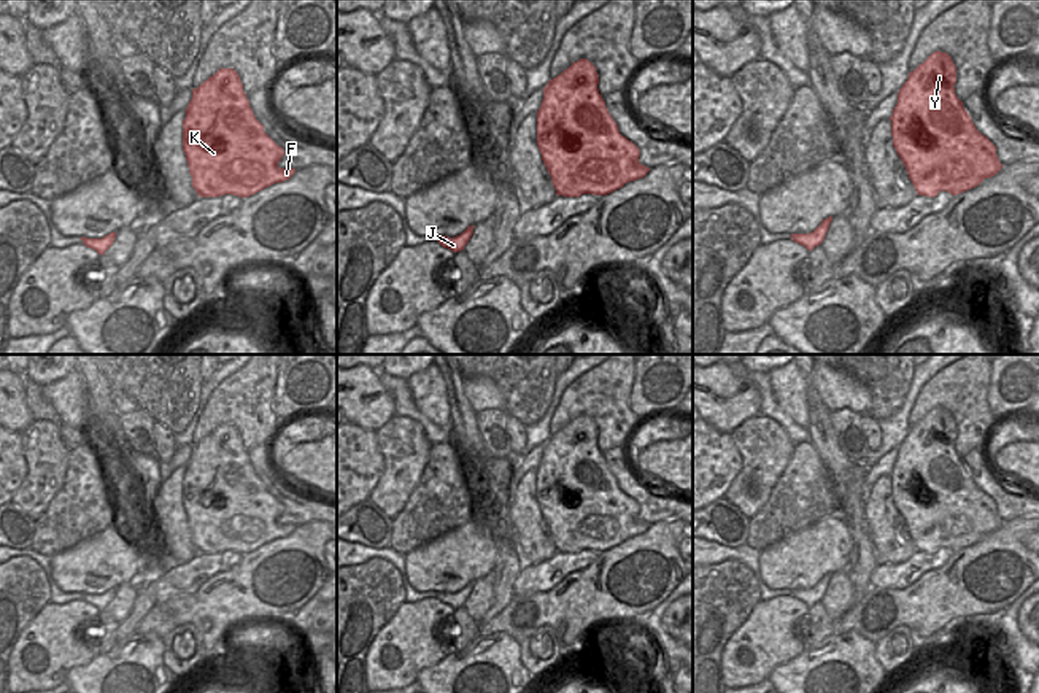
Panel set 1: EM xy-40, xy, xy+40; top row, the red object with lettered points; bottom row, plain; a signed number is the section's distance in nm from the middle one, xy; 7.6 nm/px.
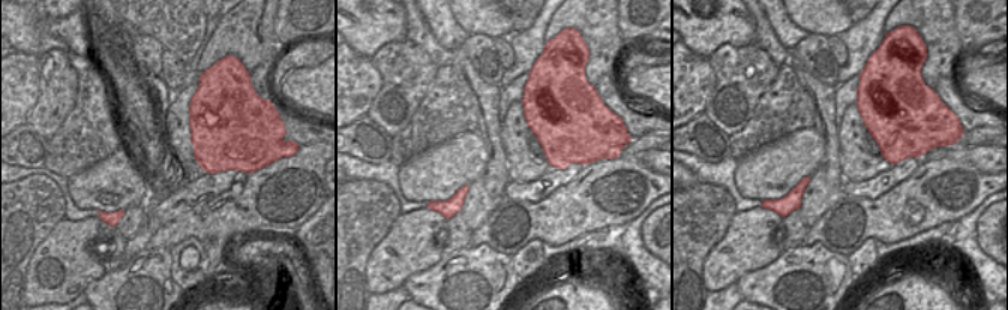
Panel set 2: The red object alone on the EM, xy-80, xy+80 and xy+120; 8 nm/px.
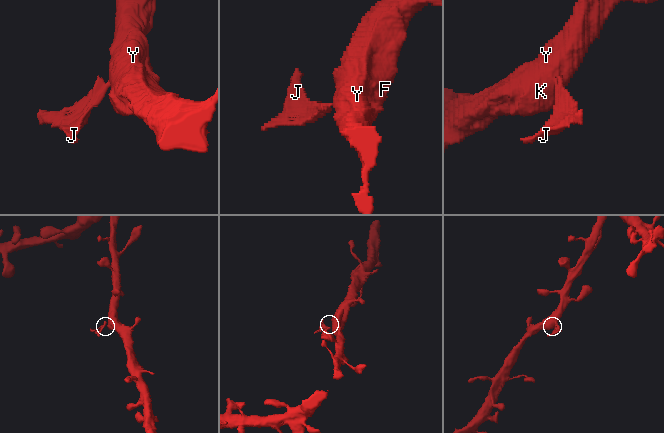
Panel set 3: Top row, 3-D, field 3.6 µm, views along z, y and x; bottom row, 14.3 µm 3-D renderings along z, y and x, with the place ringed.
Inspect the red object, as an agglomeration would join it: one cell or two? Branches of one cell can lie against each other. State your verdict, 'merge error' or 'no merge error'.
no merge error

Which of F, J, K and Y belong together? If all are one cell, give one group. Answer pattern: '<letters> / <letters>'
F J K Y

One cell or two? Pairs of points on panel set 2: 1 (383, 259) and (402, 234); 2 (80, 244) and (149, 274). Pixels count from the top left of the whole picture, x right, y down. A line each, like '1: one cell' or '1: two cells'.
1: one cell
2: two cells

